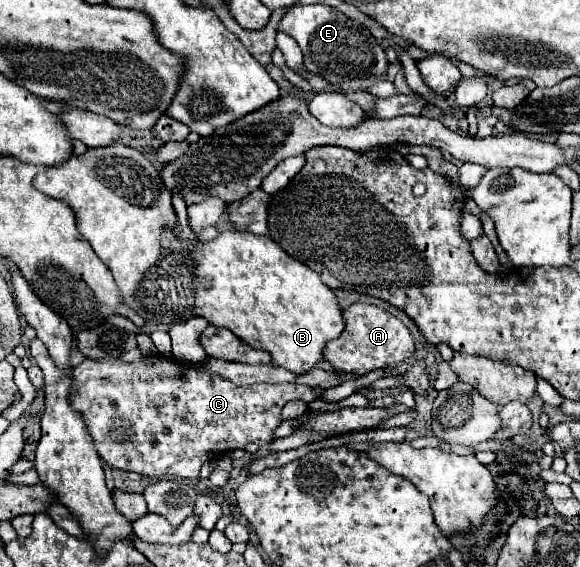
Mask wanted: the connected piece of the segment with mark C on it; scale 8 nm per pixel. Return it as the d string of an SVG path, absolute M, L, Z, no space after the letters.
M153 355L153 357L141 357L135 363L123 363L123 361L93 361L93 359L85 359L83 363L73 367L73 395L69 397L71 407L83 415L83 421L89 429L91 439L95 441L97 453L99 457L115 469L121 471L133 471L139 475L149 475L149 477L157 477L161 479L163 475L173 475L173 477L199 477L199 469L205 461L213 459L213 457L221 457L227 449L241 449L249 443L257 443L259 447L267 445L273 441L273 431L279 427L281 419L281 409L285 407L285 403L289 403L291 399L303 399L303 401L313 401L315 393L311 387L307 385L297 385L297 383L255 383L251 387L235 387L231 381L223 379L223 377L213 377L209 373L203 373L197 367L189 367L183 363L177 363L175 359L163 357L163 355Z

